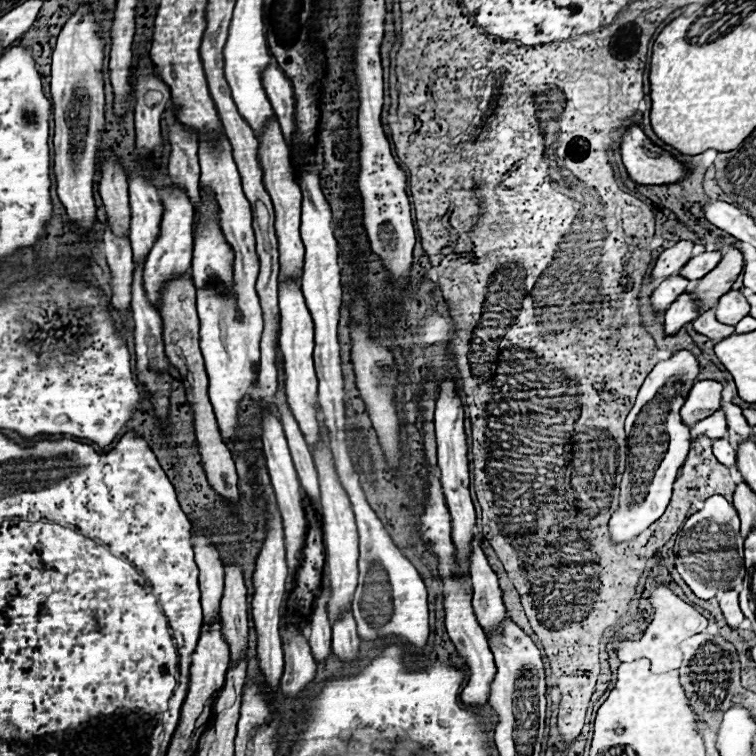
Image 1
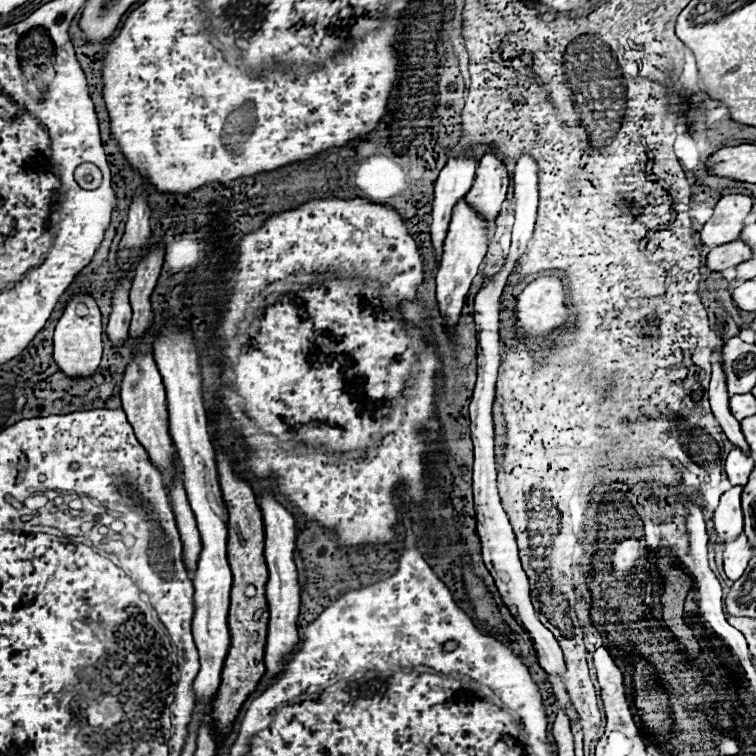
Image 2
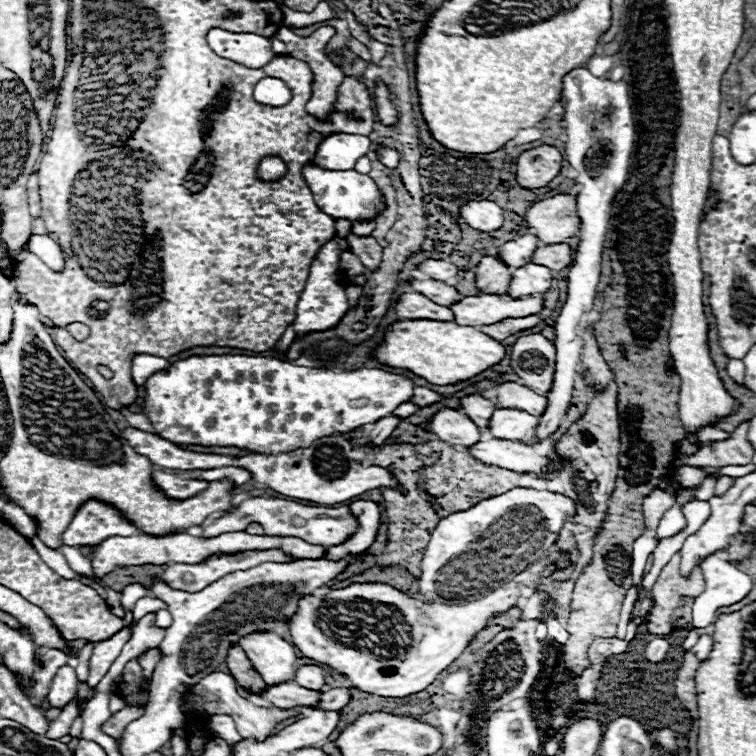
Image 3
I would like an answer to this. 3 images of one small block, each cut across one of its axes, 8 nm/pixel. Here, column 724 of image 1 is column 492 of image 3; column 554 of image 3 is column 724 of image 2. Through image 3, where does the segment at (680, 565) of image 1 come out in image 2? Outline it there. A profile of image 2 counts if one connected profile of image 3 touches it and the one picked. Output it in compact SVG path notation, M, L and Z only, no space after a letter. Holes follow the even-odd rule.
M734 486L722 494L718 510L712 518L714 522L714 530L716 536L720 538L720 542L728 542L734 540L736 536L740 536L744 528L744 518L742 508L740 508L740 494L743 487Z

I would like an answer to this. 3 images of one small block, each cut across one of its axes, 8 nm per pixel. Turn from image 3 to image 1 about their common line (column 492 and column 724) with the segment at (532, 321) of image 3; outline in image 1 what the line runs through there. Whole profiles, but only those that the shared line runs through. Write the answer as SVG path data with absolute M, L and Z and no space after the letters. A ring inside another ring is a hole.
M708 310L708 312L700 314L694 320L694 330L712 338L712 340L722 340L722 338L728 338L728 336L734 334L734 326L718 322L716 316L714 316L714 310Z

